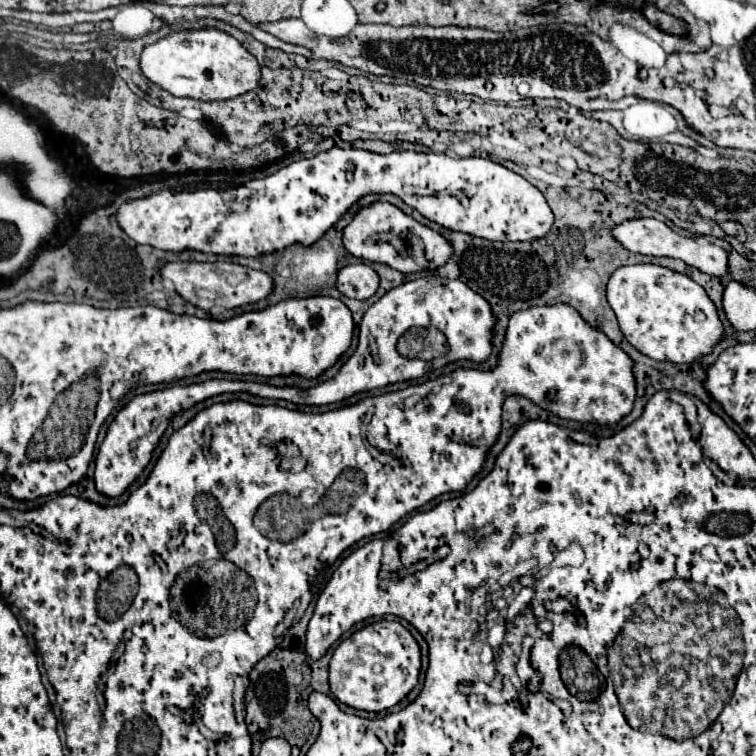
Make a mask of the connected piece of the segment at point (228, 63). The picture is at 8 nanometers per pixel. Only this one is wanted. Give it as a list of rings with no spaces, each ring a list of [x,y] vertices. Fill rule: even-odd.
[[[214,26],[170,32],[154,44],[148,44],[140,56],[142,74],[174,96],[198,100],[228,100],[254,90],[260,82],[256,58],[228,32]]]

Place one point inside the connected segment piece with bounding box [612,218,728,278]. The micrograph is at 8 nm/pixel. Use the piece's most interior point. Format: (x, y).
(649, 236)

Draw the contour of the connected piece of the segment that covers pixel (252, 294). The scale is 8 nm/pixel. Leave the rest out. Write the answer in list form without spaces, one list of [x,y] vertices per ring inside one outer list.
[[[168,262],[160,268],[160,276],[174,282],[176,292],[190,304],[210,310],[212,306],[238,308],[262,300],[272,292],[272,278],[258,270],[248,270],[238,264],[206,264],[206,262]]]

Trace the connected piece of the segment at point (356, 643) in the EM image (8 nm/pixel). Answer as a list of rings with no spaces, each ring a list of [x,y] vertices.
[[[380,620],[342,640],[330,660],[330,690],[346,706],[380,712],[398,704],[416,684],[420,674],[420,646],[400,624]]]

